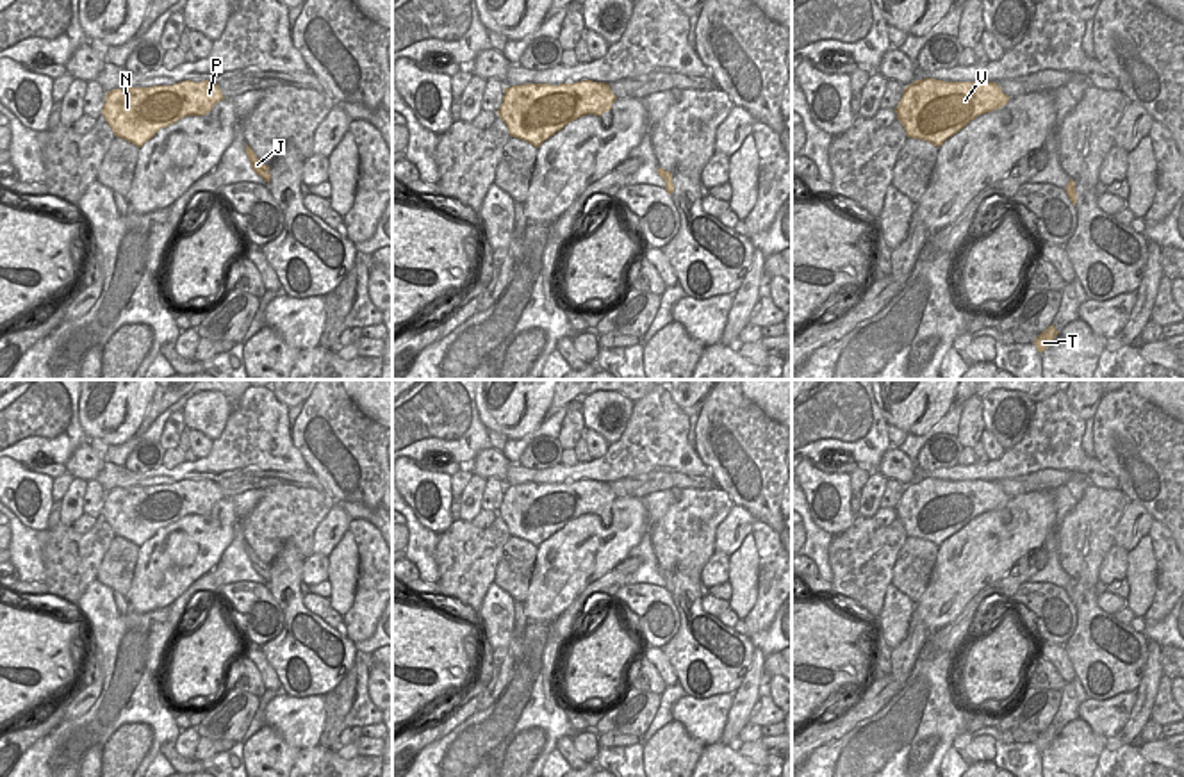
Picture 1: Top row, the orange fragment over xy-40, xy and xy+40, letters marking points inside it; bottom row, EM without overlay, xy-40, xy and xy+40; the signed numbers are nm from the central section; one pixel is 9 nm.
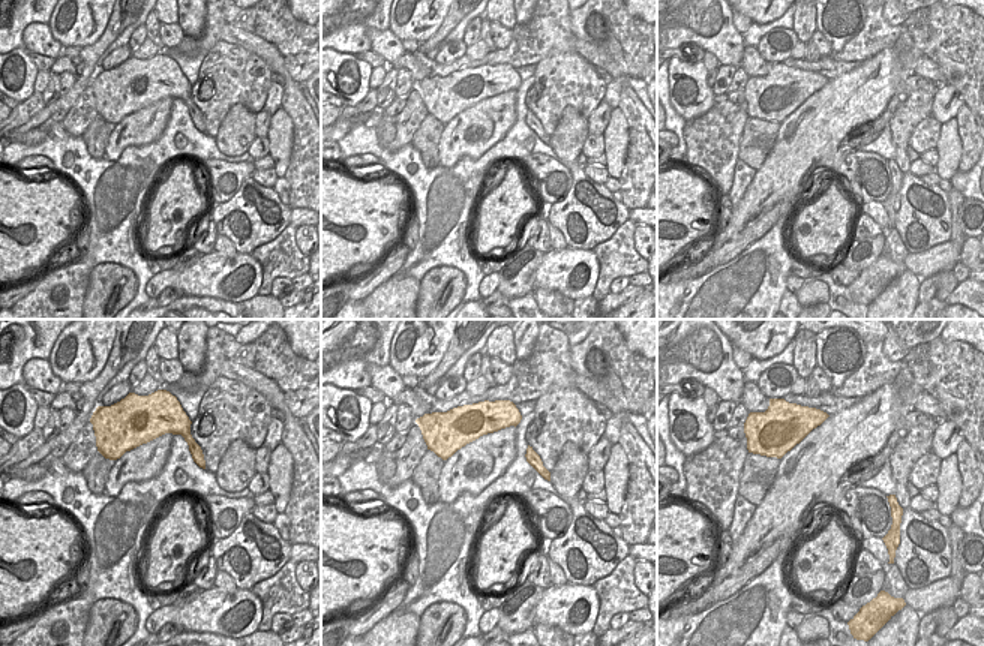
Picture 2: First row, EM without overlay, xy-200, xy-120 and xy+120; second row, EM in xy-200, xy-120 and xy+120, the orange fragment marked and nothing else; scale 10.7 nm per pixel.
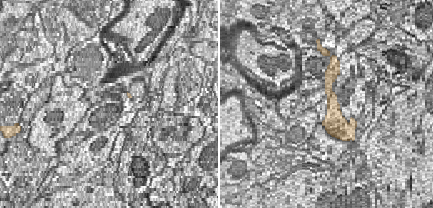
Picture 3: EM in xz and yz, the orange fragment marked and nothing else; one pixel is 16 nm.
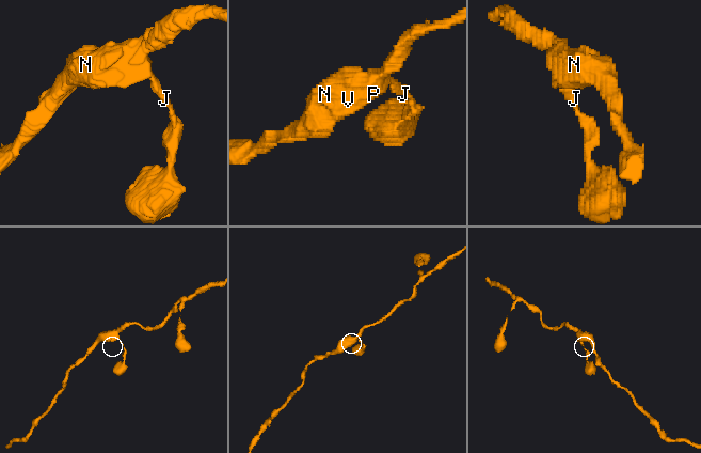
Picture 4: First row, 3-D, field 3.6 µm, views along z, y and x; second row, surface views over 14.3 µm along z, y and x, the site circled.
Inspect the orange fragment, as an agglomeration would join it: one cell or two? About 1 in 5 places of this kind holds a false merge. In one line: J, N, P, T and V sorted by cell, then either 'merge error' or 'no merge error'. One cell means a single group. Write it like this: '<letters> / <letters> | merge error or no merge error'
J N P T V | no merge error

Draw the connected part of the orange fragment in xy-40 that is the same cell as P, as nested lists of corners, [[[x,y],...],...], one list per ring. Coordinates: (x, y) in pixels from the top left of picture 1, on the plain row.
[[[209,479],[112,488],[105,494],[102,515],[116,536],[141,547],[160,528],[185,515],[205,515],[221,499],[219,485]]]

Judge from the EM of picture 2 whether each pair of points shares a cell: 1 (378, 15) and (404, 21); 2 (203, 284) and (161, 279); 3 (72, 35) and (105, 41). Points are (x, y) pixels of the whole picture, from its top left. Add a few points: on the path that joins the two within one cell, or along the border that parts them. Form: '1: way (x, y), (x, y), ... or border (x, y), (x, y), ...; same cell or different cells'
1: border (390, 15), (390, 26), (387, 29); different cells
2: way (192, 281), (171, 279); same cell
3: border (110, 15), (104, 32), (92, 44), (81, 48); different cells

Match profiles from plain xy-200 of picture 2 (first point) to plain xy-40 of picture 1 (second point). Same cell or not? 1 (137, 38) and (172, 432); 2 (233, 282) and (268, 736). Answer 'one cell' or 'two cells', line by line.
1: one cell
2: two cells

